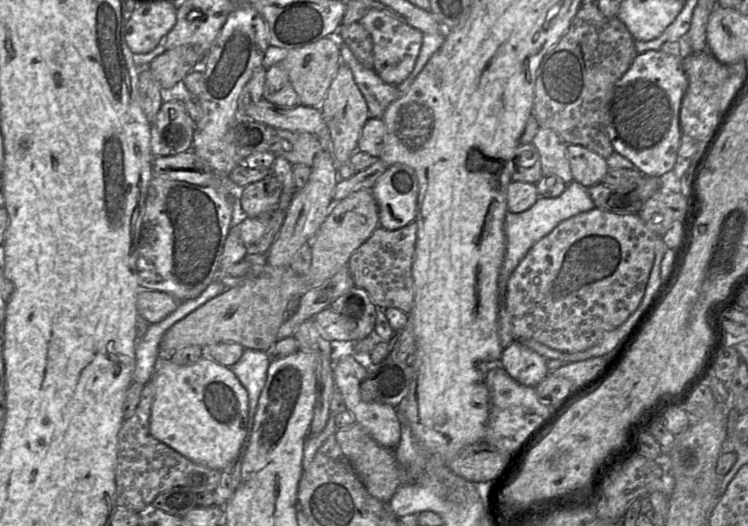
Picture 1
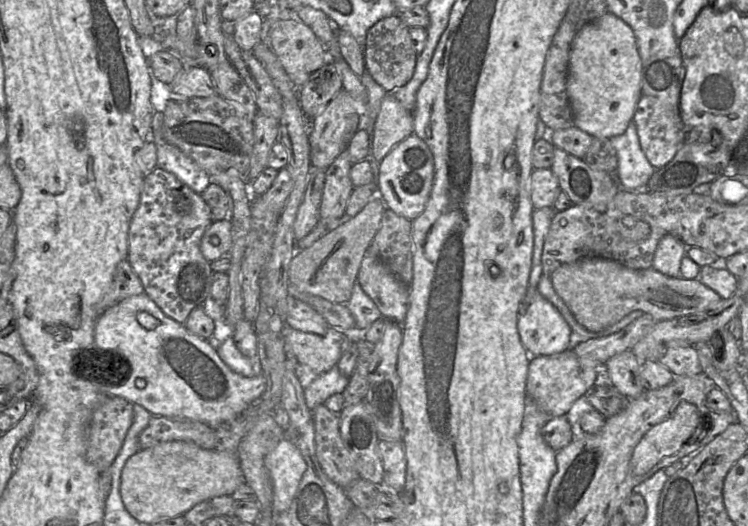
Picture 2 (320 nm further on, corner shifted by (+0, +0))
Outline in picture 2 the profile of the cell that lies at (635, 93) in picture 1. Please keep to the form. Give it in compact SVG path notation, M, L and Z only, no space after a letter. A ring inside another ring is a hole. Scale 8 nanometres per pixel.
M644 94L641 96L641 98L638 101L632 121L635 123L636 127L637 127L637 134L639 137L640 146L642 148L642 151L644 152L649 163L655 169L660 169L660 168L664 167L668 162L670 162L673 159L673 157L676 155L681 144L689 144L689 143L683 143L684 124L681 120L680 113L673 113L671 110L668 110L667 107L658 98L656 98L654 96L649 96L649 95L644 95Z

